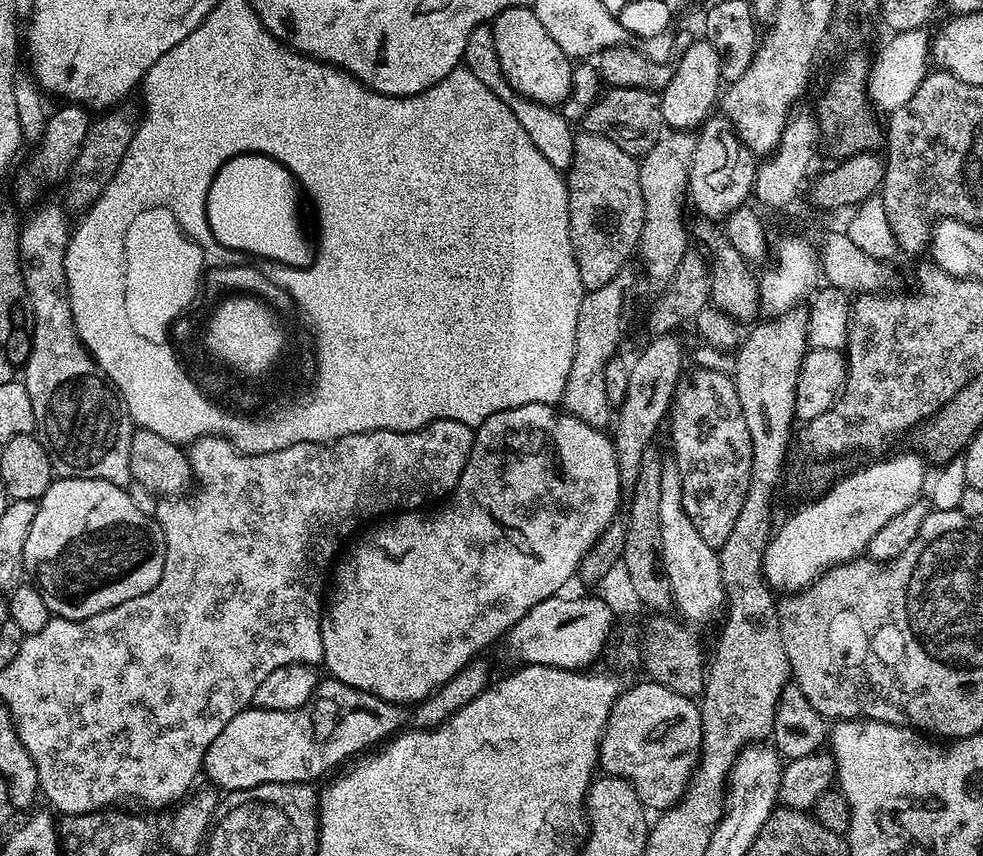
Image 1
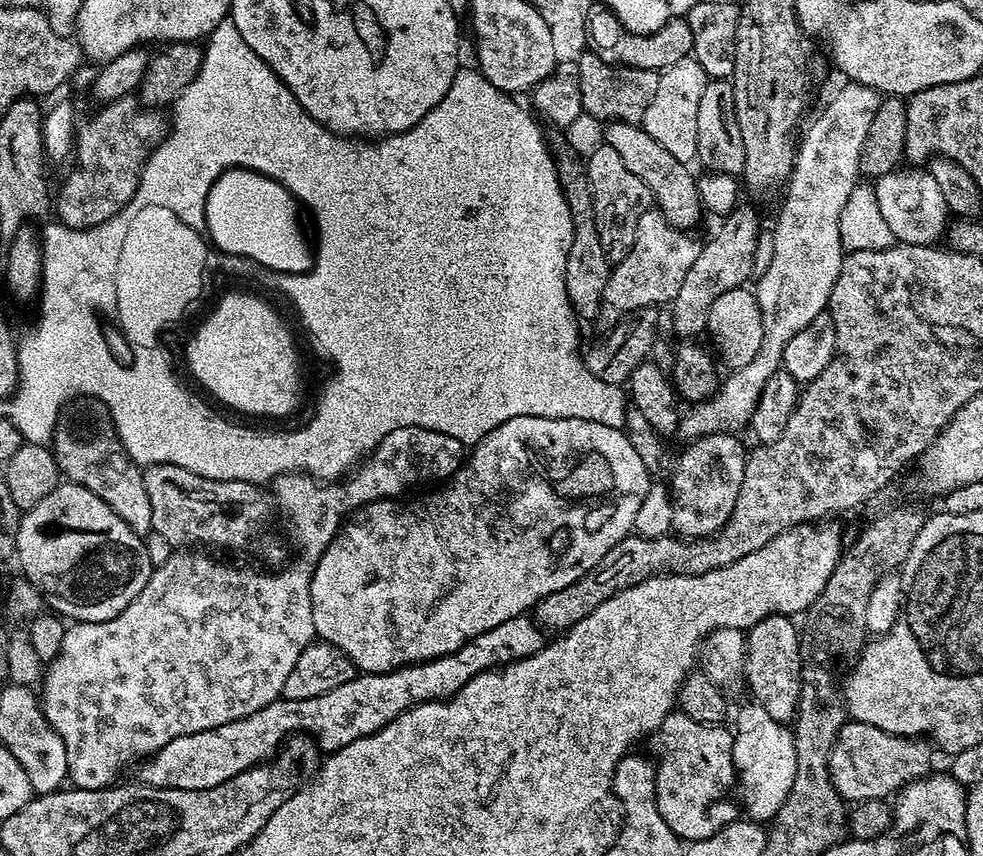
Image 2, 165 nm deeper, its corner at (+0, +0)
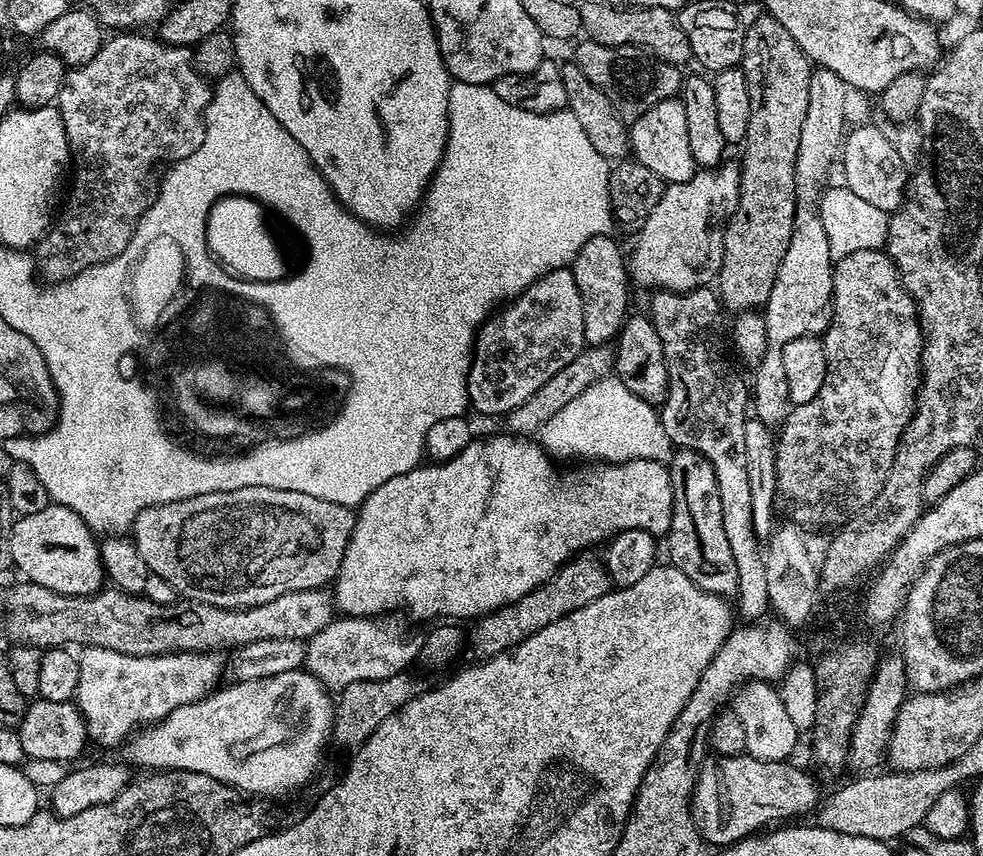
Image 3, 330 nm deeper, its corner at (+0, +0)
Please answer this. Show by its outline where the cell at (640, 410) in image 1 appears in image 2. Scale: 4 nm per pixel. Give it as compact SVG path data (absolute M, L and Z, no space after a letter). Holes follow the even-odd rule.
M737 206L719 221L716 233L701 243L694 266L686 273L686 279L670 305L672 328L680 338L696 338L707 329L710 308L728 290L745 287L753 279L752 267L756 264L756 247L760 244L760 216L752 208Z

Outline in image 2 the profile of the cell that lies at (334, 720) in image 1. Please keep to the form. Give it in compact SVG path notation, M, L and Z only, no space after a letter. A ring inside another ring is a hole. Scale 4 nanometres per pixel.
M527 615L515 616L502 622L502 626L494 626L494 630L486 630L486 634L470 638L458 650L442 658L407 664L393 672L357 674L350 682L342 682L334 686L334 690L318 694L318 698L273 700L266 707L234 722L166 742L166 746L139 765L139 783L150 788L210 790L210 786L218 786L234 778L234 774L242 774L272 759L293 734L307 734L315 740L321 753L334 753L342 746L350 746L350 742L358 738L382 730L414 704L449 700L478 674L538 654L546 643L543 635L545 633L535 619Z

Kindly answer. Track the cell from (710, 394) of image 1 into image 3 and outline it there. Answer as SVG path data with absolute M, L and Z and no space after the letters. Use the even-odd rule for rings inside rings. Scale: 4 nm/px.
M680 450L667 461L674 490L674 510L666 537L671 567L682 570L690 582L718 596L731 597L737 591L738 569L734 553L722 527L722 498L718 498L718 478L714 466L702 454Z

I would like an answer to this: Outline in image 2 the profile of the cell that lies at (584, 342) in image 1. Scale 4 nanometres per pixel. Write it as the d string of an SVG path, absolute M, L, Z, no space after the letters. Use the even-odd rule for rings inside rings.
M649 210L638 218L638 230L634 230L634 246L626 254L626 258L615 261L614 267L609 271L606 290L604 291L603 307L615 314L633 312L639 308L656 308L664 304L671 305L673 298L678 294L682 281L686 279L686 273L690 266L694 266L694 258L698 258L701 241L692 237L691 231L670 226L664 215L658 210Z

